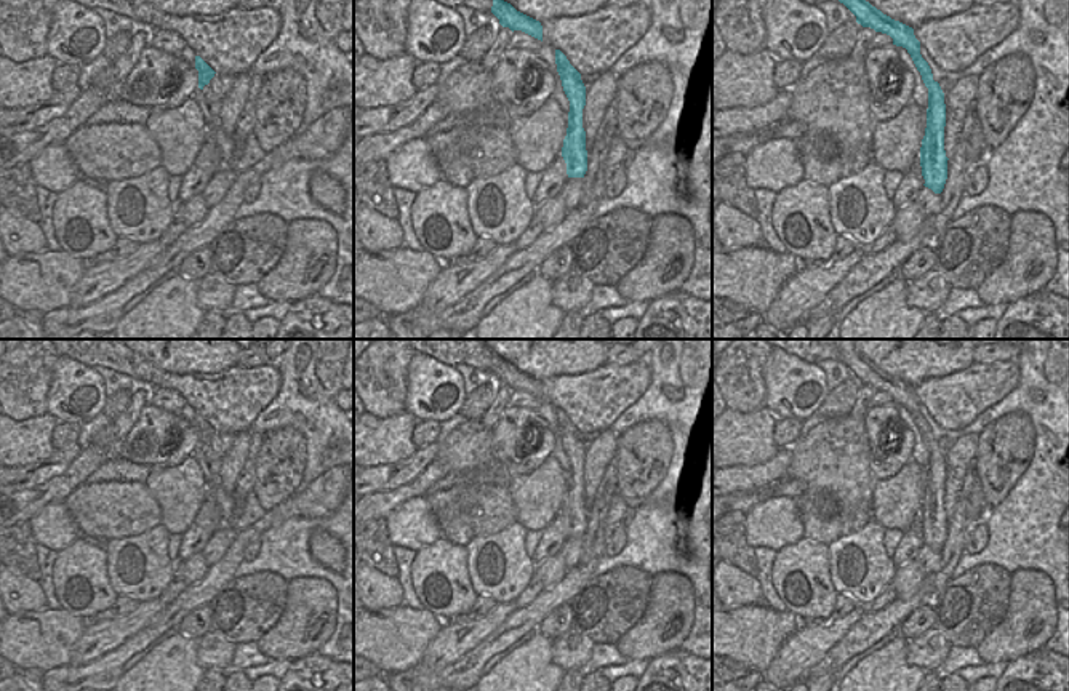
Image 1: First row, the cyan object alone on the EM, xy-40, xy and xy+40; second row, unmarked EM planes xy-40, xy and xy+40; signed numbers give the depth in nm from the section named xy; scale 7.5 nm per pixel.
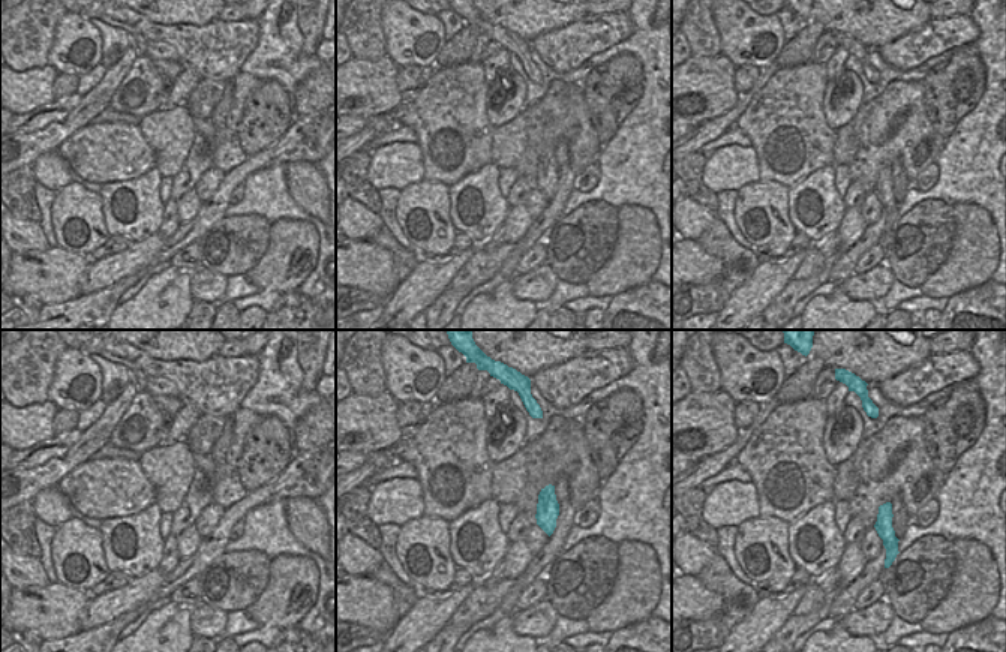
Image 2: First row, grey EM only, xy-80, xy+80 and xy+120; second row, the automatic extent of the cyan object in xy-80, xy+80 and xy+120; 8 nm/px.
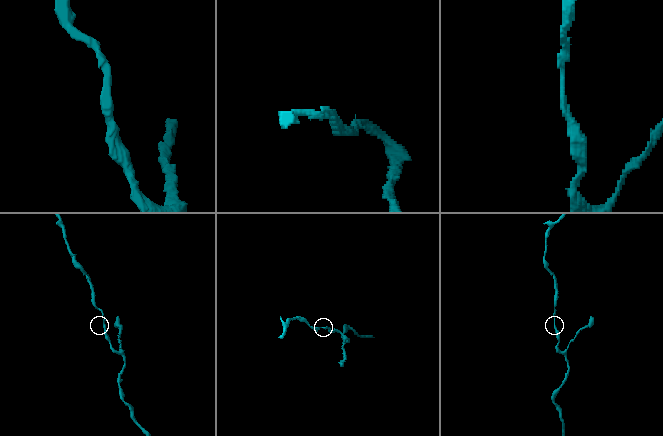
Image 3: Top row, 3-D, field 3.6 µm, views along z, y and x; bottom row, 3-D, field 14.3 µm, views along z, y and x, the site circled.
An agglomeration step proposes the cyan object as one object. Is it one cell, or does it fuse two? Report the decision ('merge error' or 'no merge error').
no merge error

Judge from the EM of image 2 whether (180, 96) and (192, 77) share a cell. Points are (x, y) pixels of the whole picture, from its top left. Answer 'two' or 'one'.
one

